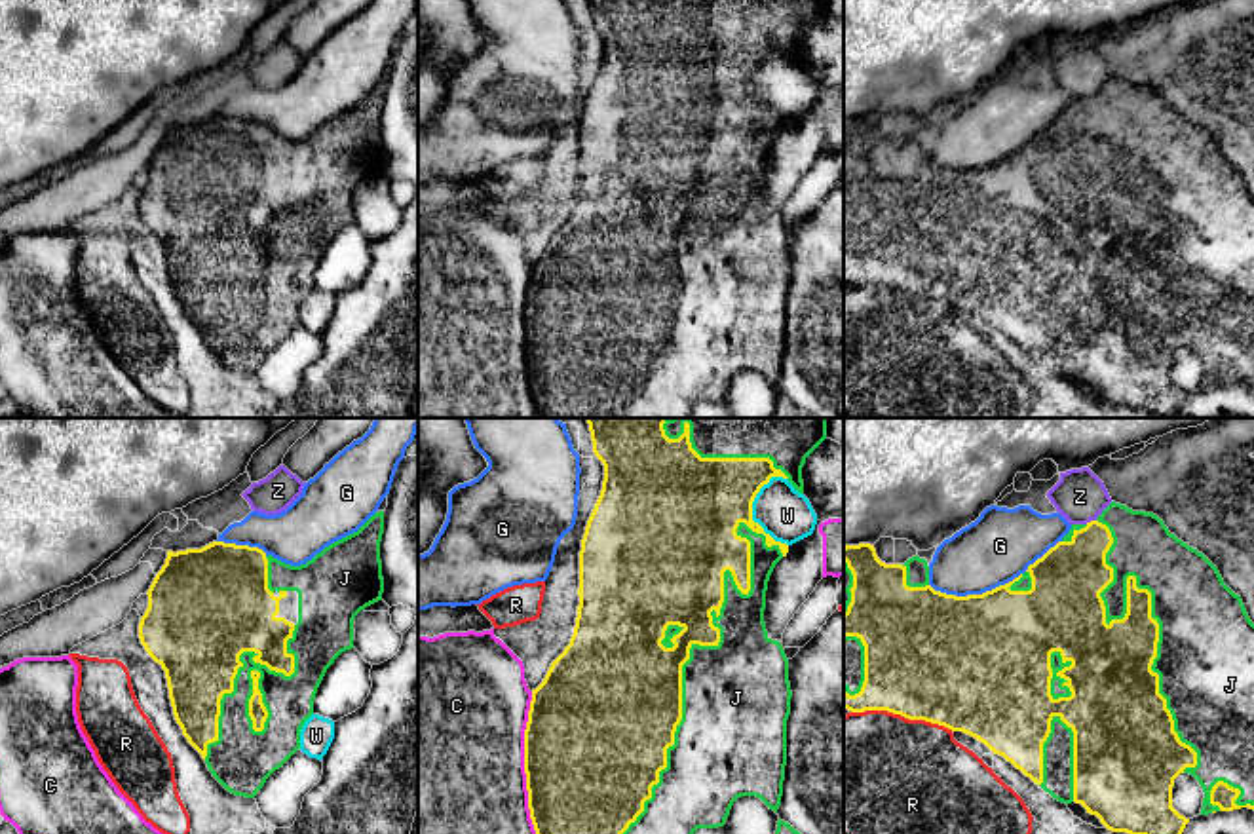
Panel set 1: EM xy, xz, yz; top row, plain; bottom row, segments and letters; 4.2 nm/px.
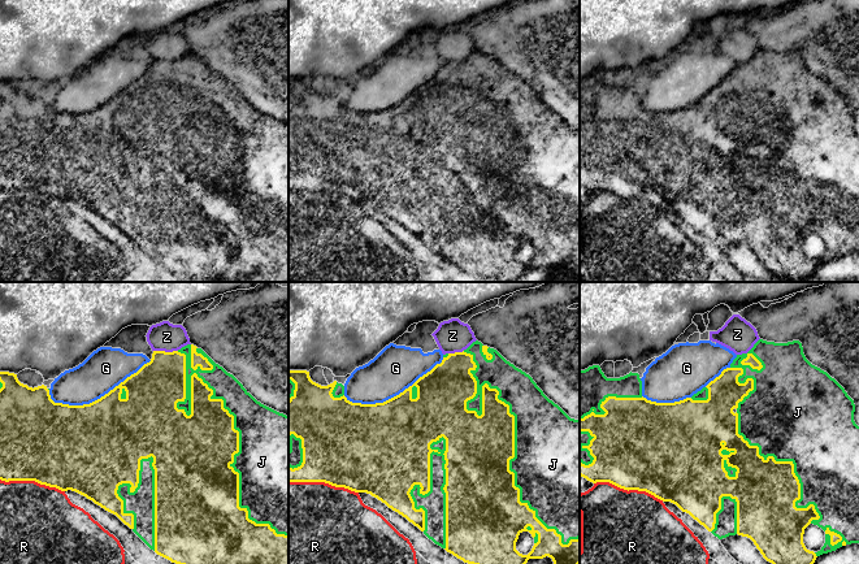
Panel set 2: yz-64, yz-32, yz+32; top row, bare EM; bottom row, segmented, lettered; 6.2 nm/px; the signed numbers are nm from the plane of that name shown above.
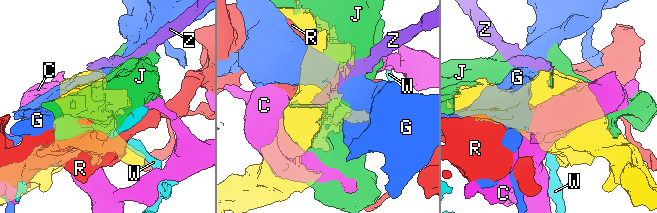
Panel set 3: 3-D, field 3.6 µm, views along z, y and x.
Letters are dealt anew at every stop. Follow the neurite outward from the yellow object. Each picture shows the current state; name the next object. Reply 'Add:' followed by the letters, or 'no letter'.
Add: J

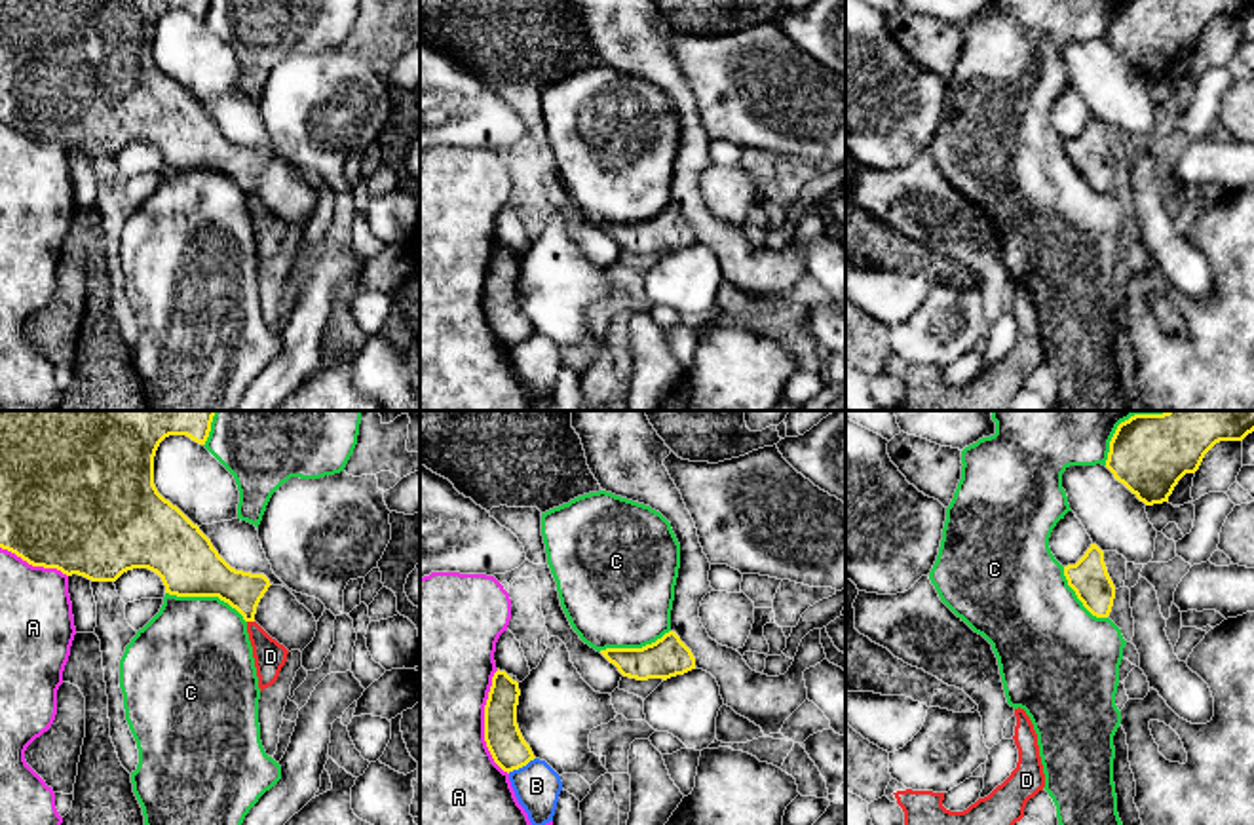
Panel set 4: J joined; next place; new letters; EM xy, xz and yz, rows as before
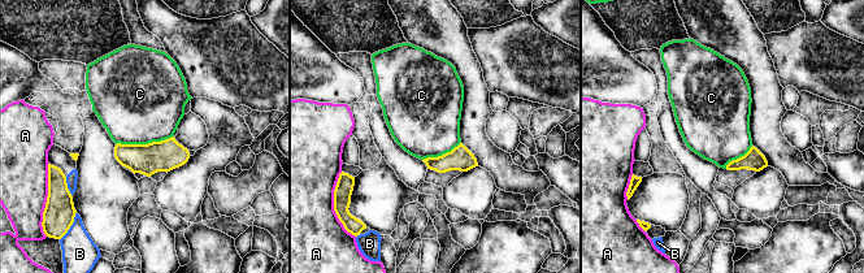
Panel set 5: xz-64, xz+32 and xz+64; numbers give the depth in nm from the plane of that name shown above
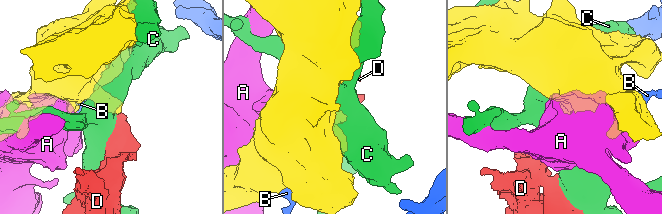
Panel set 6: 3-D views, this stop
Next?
Add: no letter

